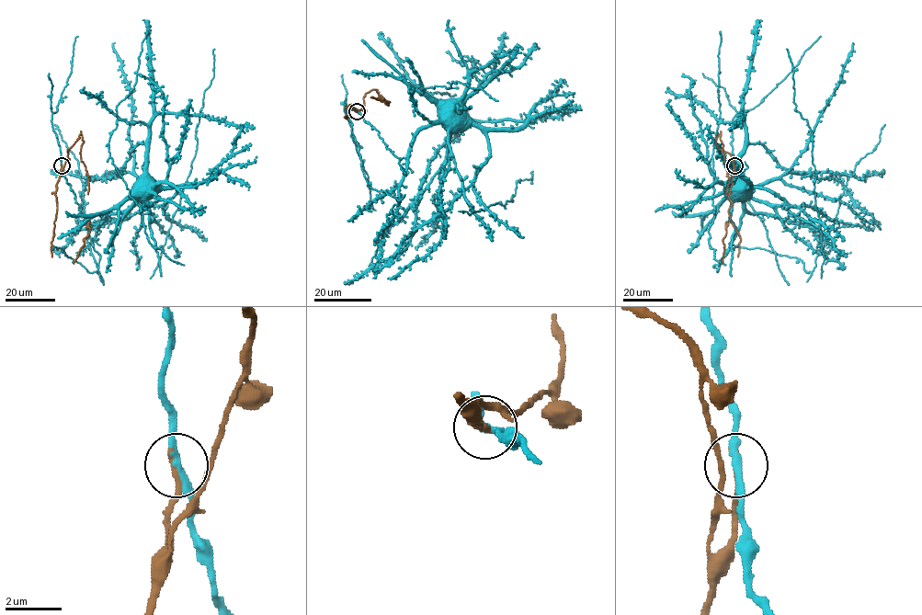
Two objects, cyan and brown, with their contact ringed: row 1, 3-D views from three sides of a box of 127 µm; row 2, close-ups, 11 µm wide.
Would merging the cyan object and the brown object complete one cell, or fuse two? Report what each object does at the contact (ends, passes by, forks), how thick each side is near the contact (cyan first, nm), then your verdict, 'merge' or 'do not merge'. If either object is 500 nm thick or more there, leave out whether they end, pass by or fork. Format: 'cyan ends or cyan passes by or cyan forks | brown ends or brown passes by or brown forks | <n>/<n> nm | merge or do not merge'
cyan passes by | brown ends | 240/280 nm | do not merge

